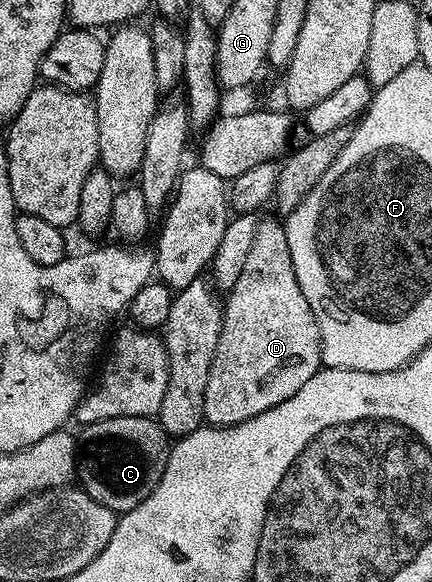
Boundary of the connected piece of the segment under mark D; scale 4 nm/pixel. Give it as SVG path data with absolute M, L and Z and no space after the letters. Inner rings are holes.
M262 218L255 233L255 241L251 244L247 261L244 262L243 273L239 276L239 281L235 282L233 288L227 292L227 298L223 303L223 314L221 316L221 332L219 333L219 349L215 349L215 361L211 361L211 377L207 377L207 393L203 401L205 410L205 423L214 427L234 427L237 423L247 421L251 417L259 417L259 413L267 413L275 405L287 401L287 397L295 397L307 381L320 371L323 364L321 362L321 334L319 325L315 321L315 313L311 313L311 305L307 305L307 297L303 297L303 289L299 289L299 281L295 277L295 265L291 265L291 249L287 249L287 237L285 236L285 224L280 218Z

